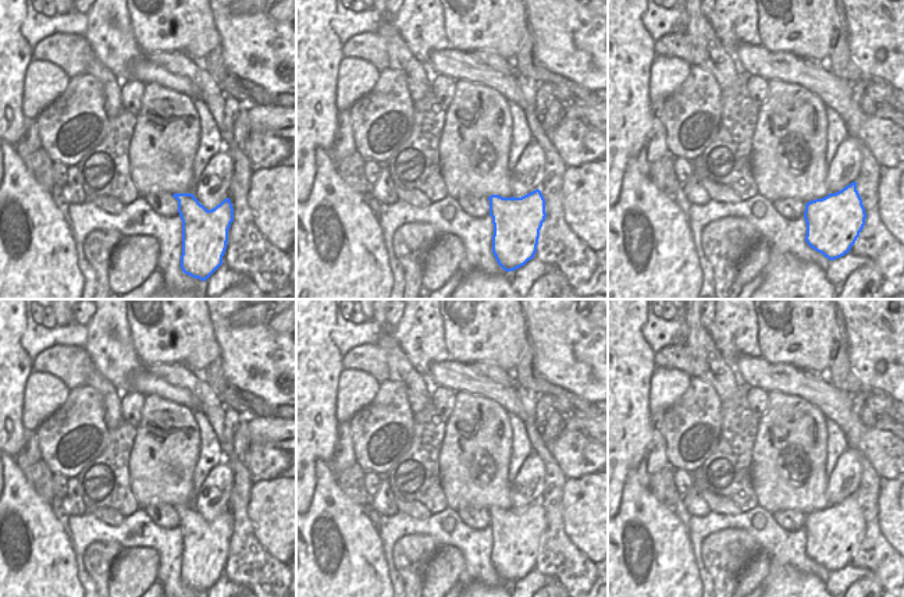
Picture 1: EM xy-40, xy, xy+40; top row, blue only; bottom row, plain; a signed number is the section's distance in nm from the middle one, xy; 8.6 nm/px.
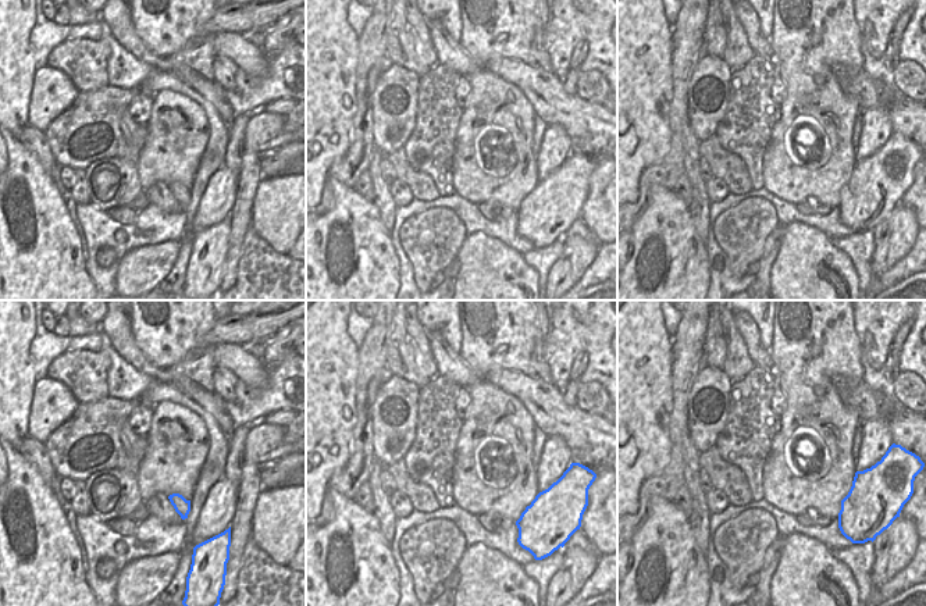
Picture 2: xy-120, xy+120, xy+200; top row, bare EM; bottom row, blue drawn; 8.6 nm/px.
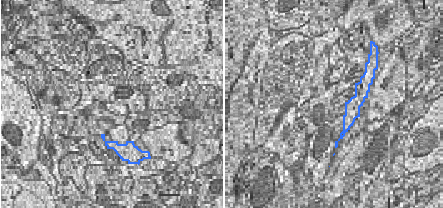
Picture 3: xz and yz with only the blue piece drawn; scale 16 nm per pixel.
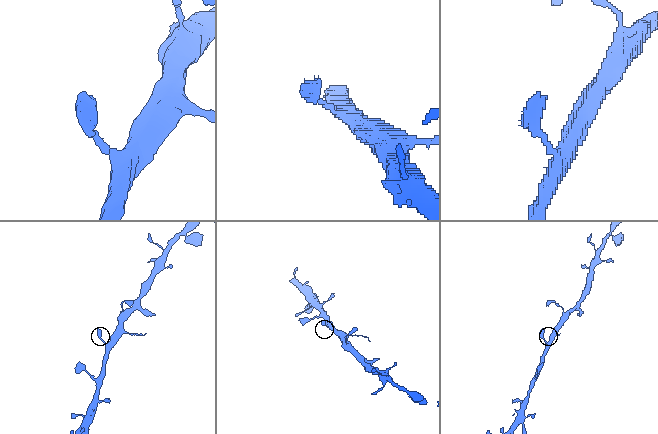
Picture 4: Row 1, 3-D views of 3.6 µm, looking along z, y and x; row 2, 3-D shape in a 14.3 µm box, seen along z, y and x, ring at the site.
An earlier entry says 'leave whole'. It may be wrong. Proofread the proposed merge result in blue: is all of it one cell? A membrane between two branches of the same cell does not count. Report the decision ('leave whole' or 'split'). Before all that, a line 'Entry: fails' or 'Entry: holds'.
Entry: holds
leave whole

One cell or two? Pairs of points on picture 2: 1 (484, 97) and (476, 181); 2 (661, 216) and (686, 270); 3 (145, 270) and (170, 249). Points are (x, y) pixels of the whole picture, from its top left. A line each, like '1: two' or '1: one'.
1: one
2: one
3: one

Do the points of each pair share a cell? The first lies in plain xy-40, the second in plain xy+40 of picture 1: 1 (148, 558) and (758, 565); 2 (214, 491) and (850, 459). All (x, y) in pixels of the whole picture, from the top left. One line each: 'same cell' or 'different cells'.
1: same cell
2: same cell

